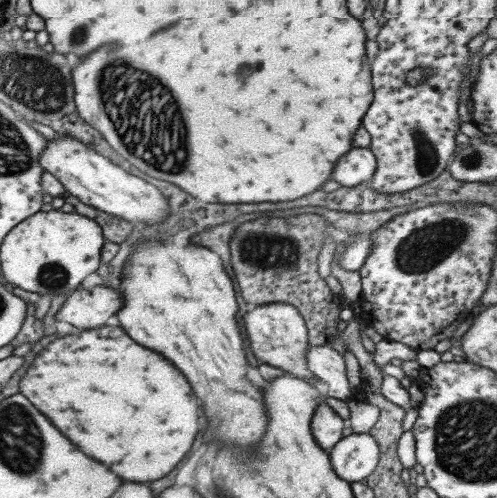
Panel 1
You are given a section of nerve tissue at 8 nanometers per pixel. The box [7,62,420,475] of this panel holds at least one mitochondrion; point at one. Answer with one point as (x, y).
(280, 255)

